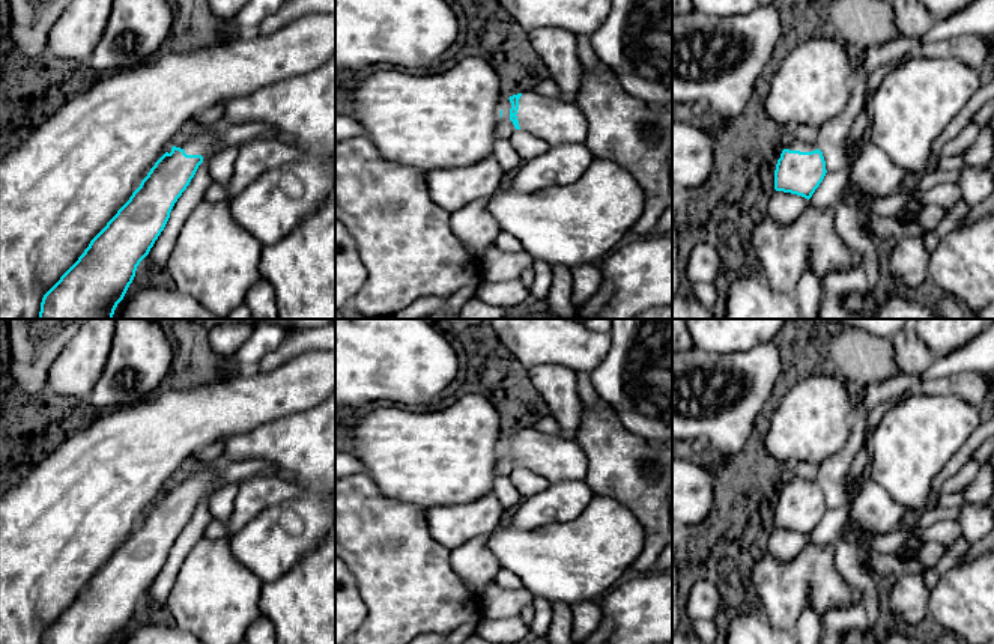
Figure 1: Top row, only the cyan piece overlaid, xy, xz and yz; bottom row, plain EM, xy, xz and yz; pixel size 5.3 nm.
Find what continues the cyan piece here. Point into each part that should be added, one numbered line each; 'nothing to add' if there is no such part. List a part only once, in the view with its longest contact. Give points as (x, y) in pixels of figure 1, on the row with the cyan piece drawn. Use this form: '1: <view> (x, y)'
1: xy (206, 143)

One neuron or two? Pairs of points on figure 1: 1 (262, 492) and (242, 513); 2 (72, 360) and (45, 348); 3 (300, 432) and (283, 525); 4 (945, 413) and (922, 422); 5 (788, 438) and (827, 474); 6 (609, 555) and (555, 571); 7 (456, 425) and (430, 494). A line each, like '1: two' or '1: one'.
1: one
2: two
3: one
4: one
5: two
6: one
7: one

